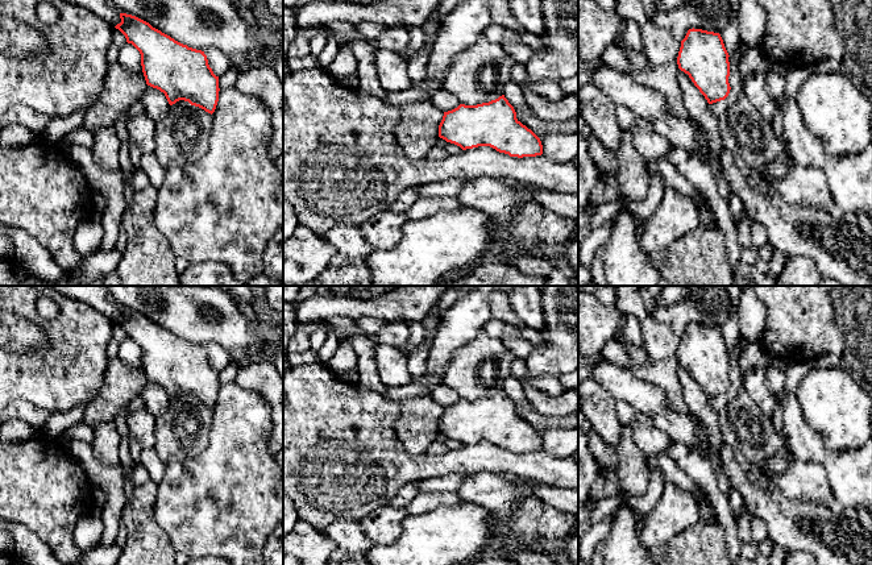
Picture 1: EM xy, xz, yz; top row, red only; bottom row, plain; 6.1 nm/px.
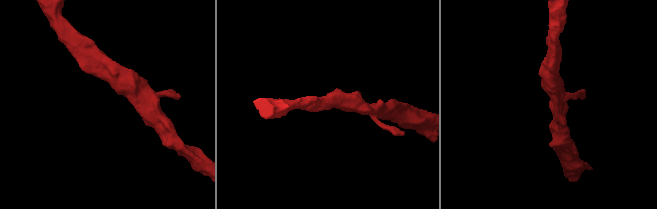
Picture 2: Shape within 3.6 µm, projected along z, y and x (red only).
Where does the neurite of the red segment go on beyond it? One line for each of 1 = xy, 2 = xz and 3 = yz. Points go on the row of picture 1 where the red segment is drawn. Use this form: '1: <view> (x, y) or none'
1: none
2: none
3: none

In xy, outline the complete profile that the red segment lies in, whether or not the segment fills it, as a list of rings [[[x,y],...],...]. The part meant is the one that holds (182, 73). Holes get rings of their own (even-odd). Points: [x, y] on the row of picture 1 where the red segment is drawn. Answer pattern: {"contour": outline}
{"contour": [[[120,13],[120,18],[115,28],[140,51],[146,84],[163,92],[170,105],[184,100],[212,115],[219,101],[219,76],[209,67],[204,51],[175,41],[136,16]]]}

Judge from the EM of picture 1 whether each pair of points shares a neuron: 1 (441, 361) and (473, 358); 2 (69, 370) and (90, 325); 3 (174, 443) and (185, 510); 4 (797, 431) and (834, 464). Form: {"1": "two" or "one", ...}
{"1": "two", "2": "one", "3": "two", "4": "one"}

